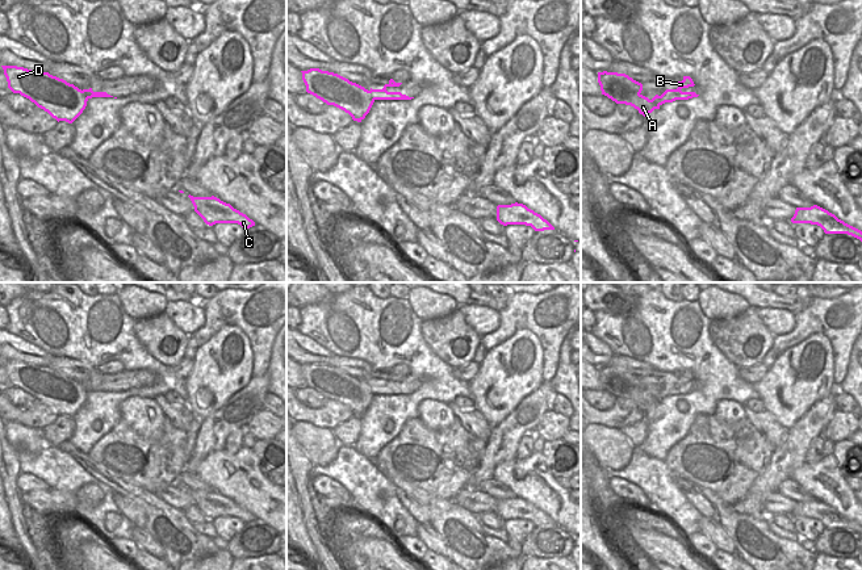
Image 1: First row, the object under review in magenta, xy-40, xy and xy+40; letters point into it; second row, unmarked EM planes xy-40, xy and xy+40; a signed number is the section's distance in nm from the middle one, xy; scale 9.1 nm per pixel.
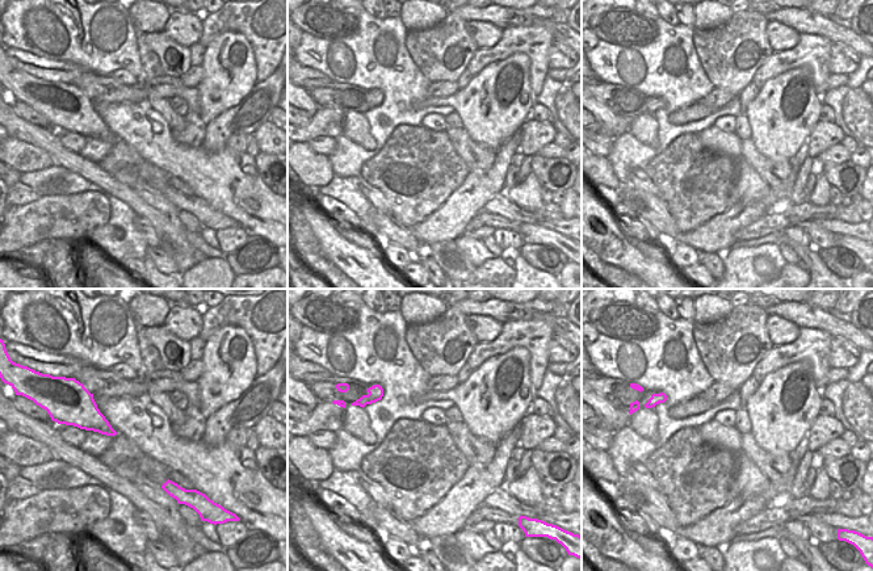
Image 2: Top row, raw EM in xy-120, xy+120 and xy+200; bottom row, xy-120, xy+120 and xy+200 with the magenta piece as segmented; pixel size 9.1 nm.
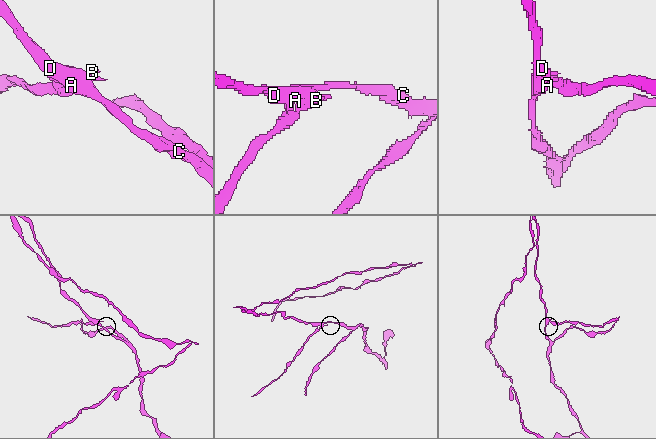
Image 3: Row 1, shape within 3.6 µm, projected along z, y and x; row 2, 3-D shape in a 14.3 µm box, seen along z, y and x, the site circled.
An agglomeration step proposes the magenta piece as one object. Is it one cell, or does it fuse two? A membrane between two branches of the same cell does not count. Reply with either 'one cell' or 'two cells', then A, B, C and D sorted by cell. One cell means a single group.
two cells | A C D / B

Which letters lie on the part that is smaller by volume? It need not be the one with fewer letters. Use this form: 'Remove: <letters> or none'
Remove: B

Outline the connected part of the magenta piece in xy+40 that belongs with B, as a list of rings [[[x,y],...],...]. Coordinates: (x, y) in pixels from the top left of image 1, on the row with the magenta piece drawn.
[[[683,76],[682,81],[677,81],[678,88],[677,89],[666,89],[661,96],[656,95],[652,101],[654,101],[658,105],[662,105],[665,102],[673,102],[675,100],[689,100],[692,97],[698,97],[695,92],[682,92],[682,88],[694,87],[694,81],[690,76]]]

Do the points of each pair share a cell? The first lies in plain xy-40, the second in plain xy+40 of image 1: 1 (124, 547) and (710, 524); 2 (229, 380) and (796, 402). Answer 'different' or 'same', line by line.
1: different
2: same

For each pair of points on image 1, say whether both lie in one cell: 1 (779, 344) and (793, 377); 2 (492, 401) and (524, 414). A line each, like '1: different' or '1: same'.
1: different
2: different

